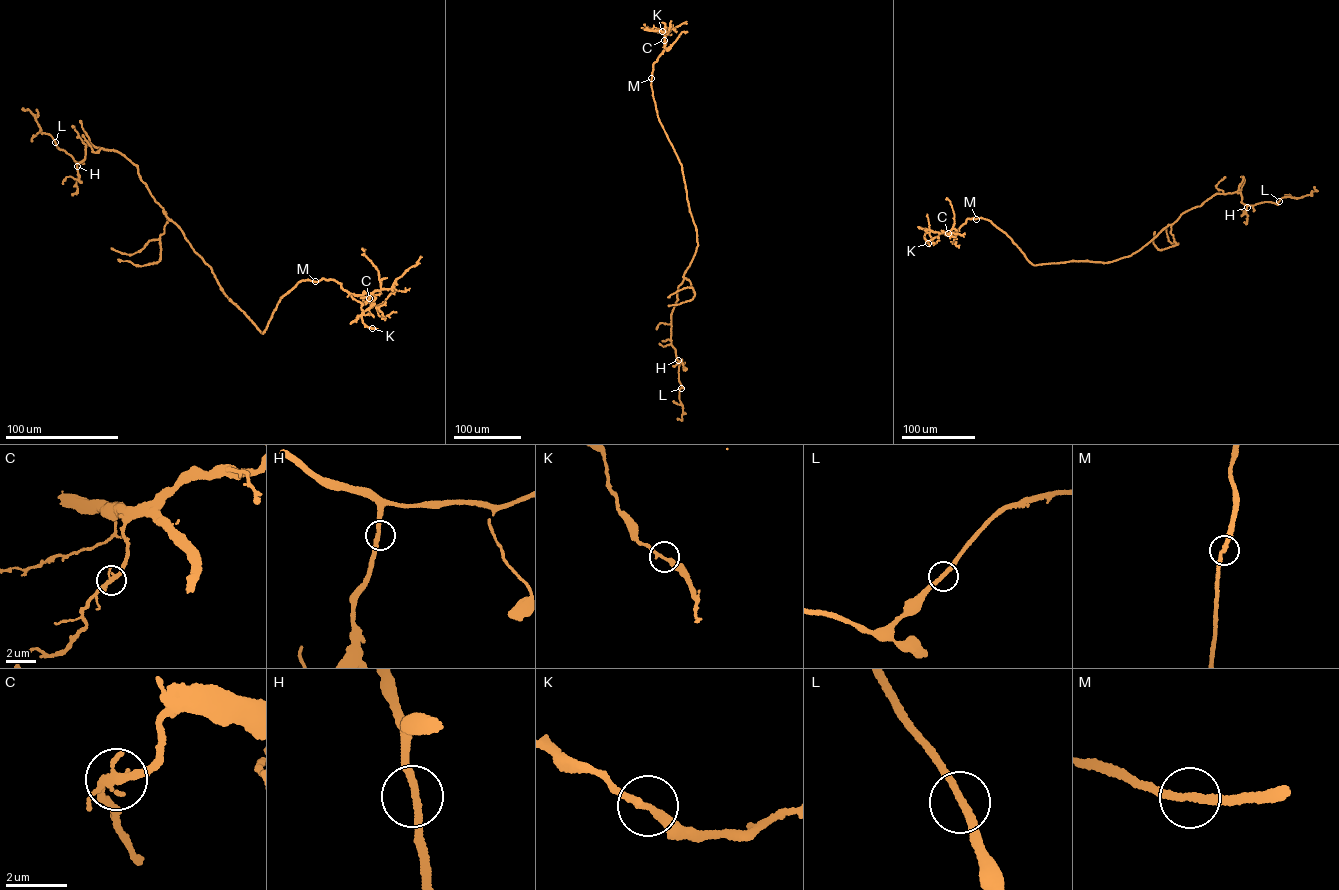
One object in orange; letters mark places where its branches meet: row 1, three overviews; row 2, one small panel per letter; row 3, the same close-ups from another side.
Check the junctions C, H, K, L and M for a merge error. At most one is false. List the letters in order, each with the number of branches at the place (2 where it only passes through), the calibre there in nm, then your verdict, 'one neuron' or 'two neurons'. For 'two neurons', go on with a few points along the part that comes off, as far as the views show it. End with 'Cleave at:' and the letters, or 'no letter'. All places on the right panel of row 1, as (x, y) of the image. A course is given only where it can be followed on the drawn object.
C: 2 branches meet; 280 nm thick; one neuron
H: 2 branches meet; 240 nm thick; one neuron
K: 2 branches meet; 240 nm thick; one neuron
L: 2 branches meet; 240 nm thick; one neuron
M: 2 branches meet; 240 nm thick; one neuron
Cleave at: no letter

